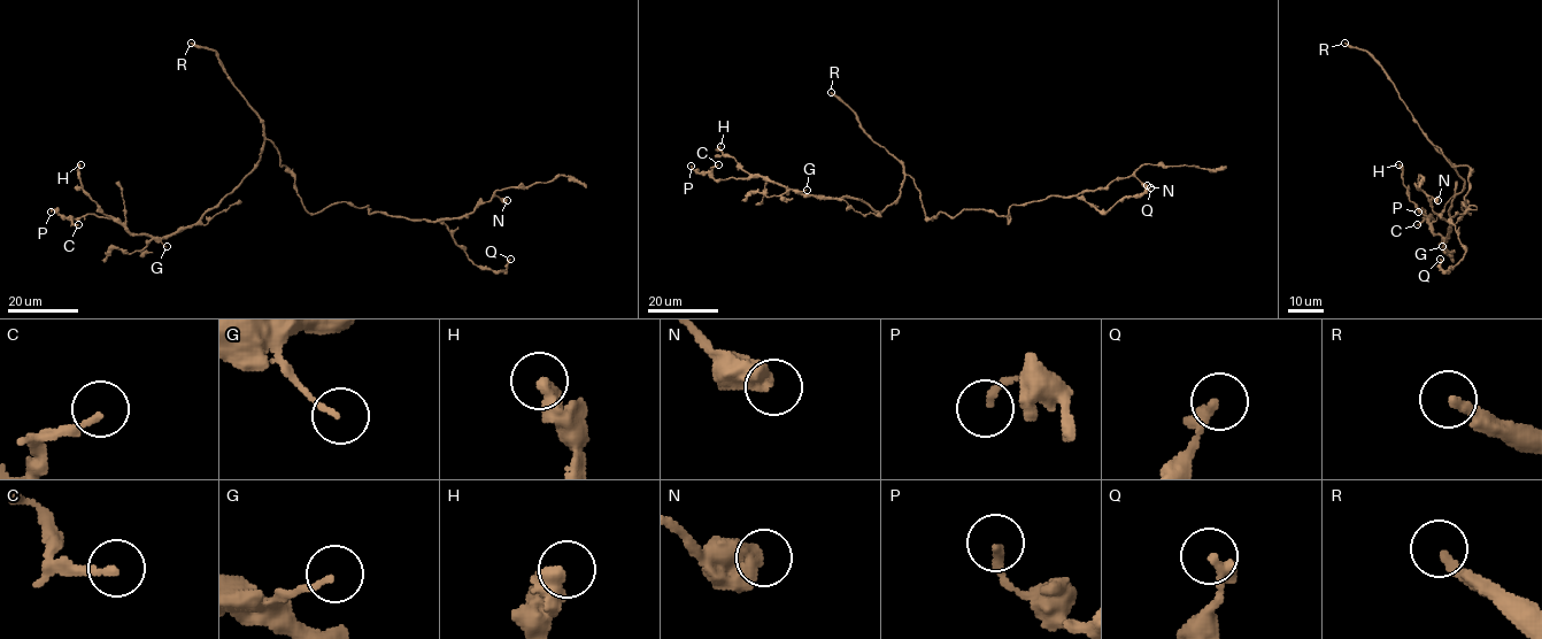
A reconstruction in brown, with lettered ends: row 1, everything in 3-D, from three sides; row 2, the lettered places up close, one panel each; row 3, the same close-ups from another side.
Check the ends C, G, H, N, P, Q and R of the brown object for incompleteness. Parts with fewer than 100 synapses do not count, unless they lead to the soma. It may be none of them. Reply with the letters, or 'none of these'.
R

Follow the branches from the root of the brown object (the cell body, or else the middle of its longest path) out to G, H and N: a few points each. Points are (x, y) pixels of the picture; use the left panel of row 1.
G: (294, 184), (266, 139), (256, 167), (194, 223), (166, 235), (161, 243), (167, 246)
H: (294, 184), (266, 139), (256, 167), (216, 206), (152, 237), (101, 212), (81, 164)
N: (294, 184), (310, 213), (351, 202), (368, 205), (370, 214), (439, 221), (465, 216), (493, 195), (507, 200)

